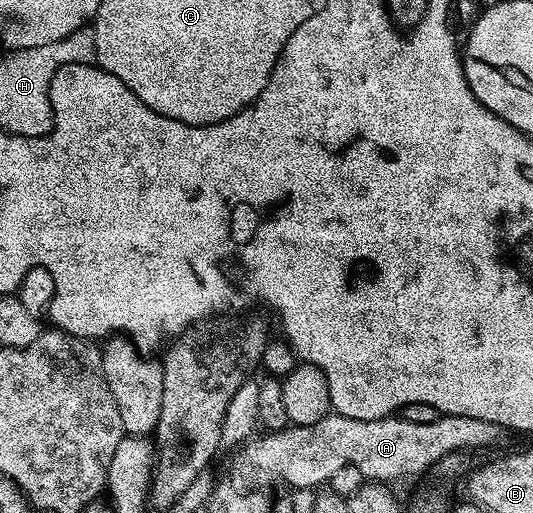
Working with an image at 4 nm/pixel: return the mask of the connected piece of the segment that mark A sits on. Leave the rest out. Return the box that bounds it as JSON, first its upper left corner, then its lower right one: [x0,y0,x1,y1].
[233,412,503,488]

